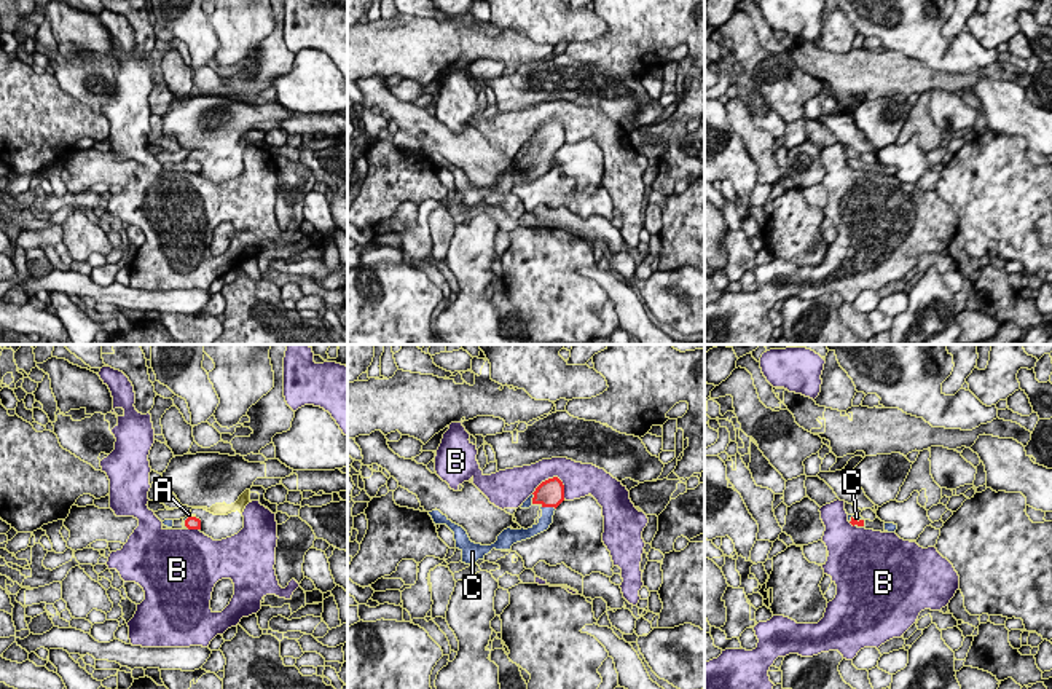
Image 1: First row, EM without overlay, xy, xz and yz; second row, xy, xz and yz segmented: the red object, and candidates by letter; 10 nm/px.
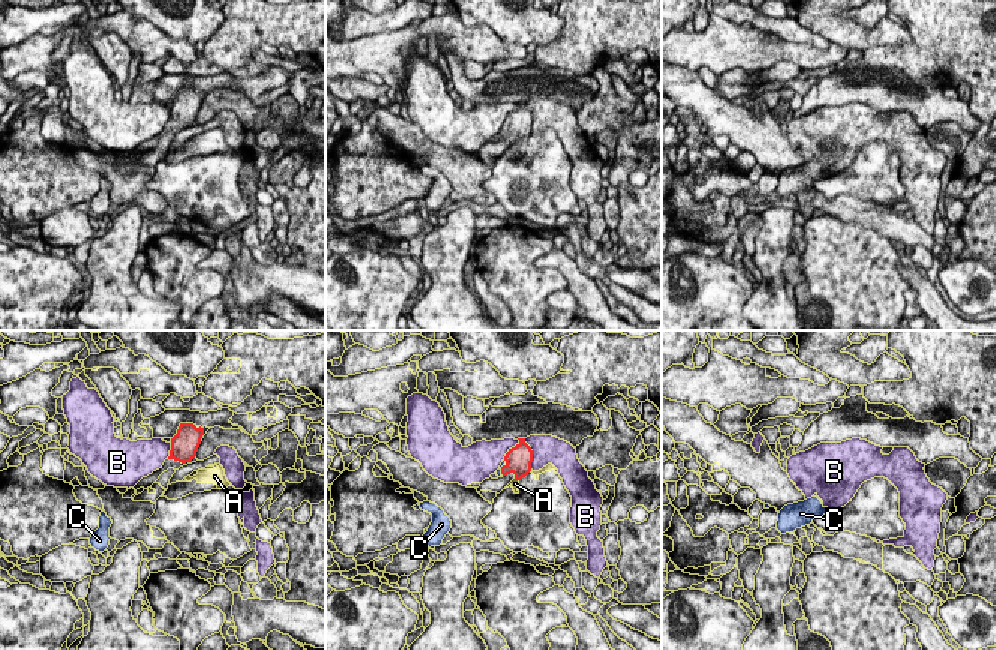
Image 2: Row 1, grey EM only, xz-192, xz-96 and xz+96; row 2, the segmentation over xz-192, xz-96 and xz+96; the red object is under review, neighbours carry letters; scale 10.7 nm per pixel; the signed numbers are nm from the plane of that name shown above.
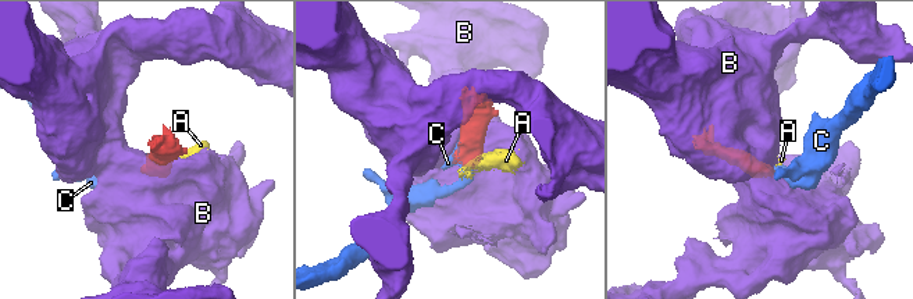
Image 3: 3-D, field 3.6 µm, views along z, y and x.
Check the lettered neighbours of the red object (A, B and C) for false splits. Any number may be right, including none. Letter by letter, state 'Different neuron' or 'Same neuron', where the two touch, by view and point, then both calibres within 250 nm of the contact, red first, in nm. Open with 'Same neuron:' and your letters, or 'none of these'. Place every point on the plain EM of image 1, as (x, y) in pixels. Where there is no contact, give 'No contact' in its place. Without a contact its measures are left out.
Same neuron: C
A: Different neuron. Touches red at xy (192, 160). Thickness 130 nm (red) against 50 nm
B: Different neuron. Touches red at xz (549, 122). Thickness 280 nm (red) against 280 nm
C: Same neuron. Touches red at xz (541, 145). Thickness 280 nm (red) against 140 nm

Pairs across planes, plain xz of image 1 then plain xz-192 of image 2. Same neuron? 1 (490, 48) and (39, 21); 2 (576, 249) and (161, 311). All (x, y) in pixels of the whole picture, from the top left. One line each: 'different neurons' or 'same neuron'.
1: different neurons
2: different neurons

